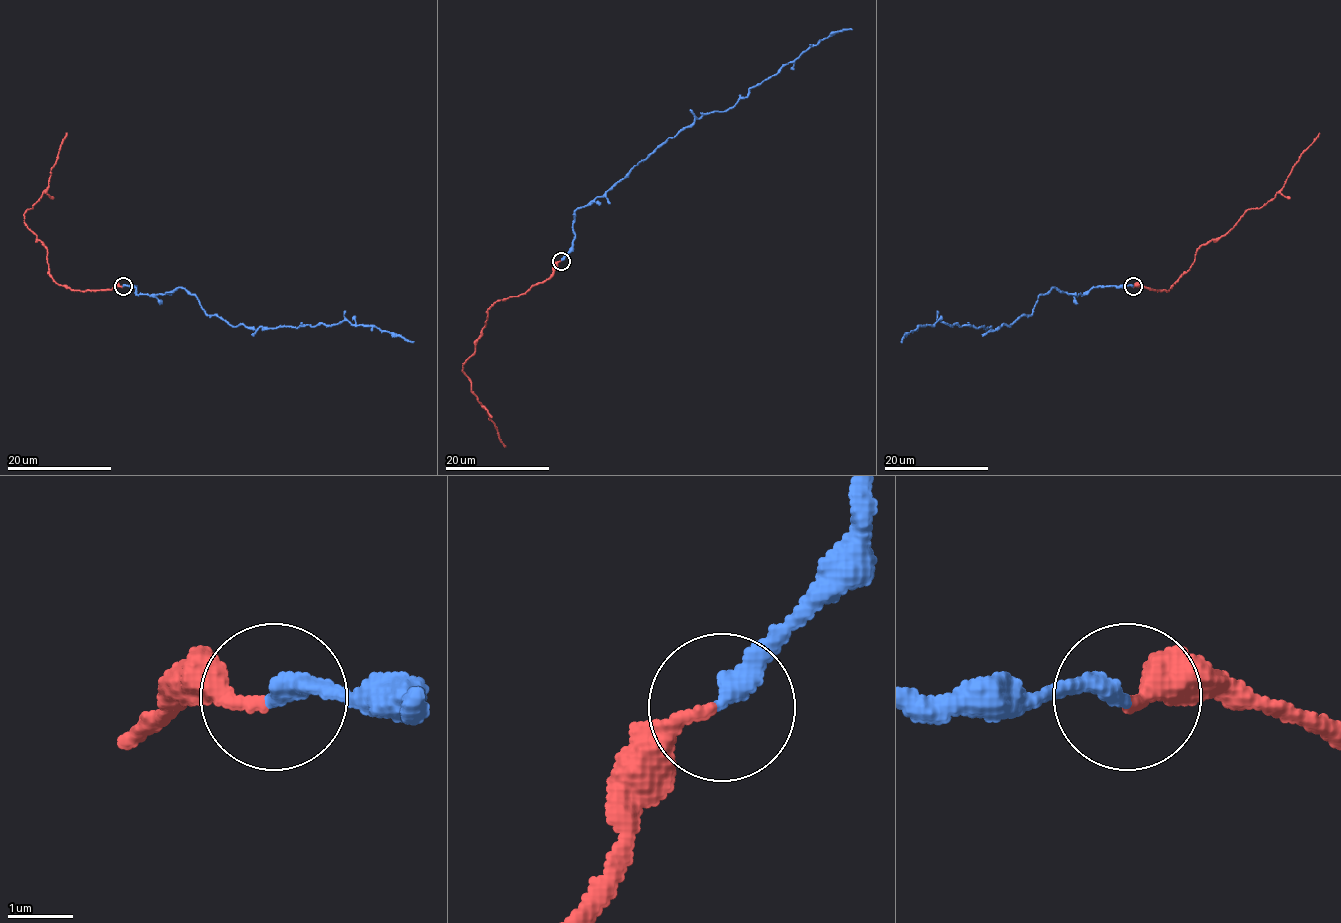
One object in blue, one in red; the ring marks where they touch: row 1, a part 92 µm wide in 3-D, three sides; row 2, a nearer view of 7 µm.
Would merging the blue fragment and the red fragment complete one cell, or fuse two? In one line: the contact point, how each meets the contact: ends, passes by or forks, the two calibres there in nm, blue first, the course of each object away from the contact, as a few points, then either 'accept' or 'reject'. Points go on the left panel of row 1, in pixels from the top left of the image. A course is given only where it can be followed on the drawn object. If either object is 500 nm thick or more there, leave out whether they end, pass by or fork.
place (123, 286); blue ends; red ends; calibres 320 and 260 nm; course blue (123, 286), (136, 286), (139, 295), (184, 288), (207, 314), (231, 326), (256, 330), (346, 321), (414, 341); course red (122, 286), (85, 291), (59, 286), (49, 275), (46, 248), (24, 222), (24, 213), (48, 187), (67, 132); reject

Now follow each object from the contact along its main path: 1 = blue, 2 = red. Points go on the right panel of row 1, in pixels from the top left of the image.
1: (1133, 286), (1097, 286), (1081, 295), (1052, 288), (1010, 326), (937, 321), (902, 341)
2: (1133, 286), (1166, 291), (1172, 286), (1200, 248), (1275, 196), (1319, 132)

